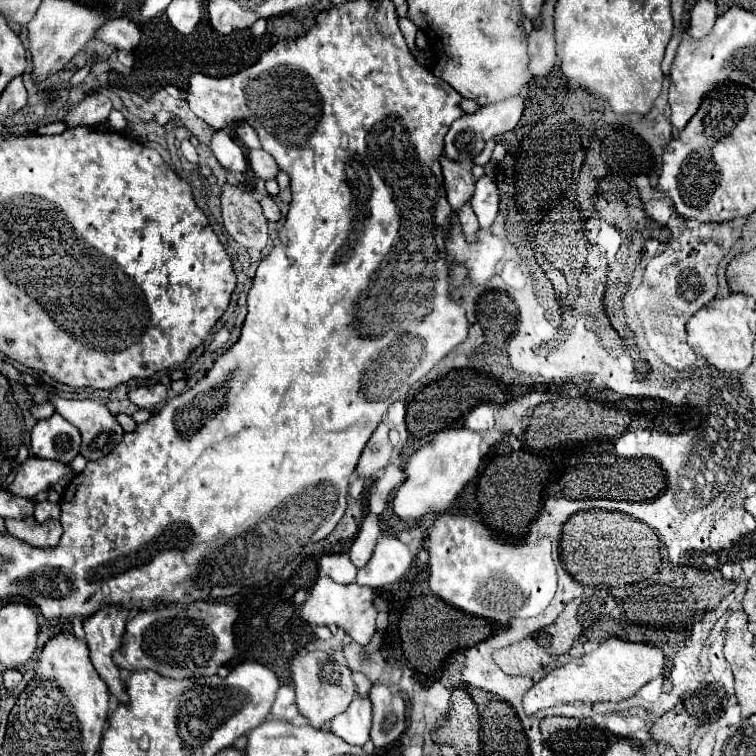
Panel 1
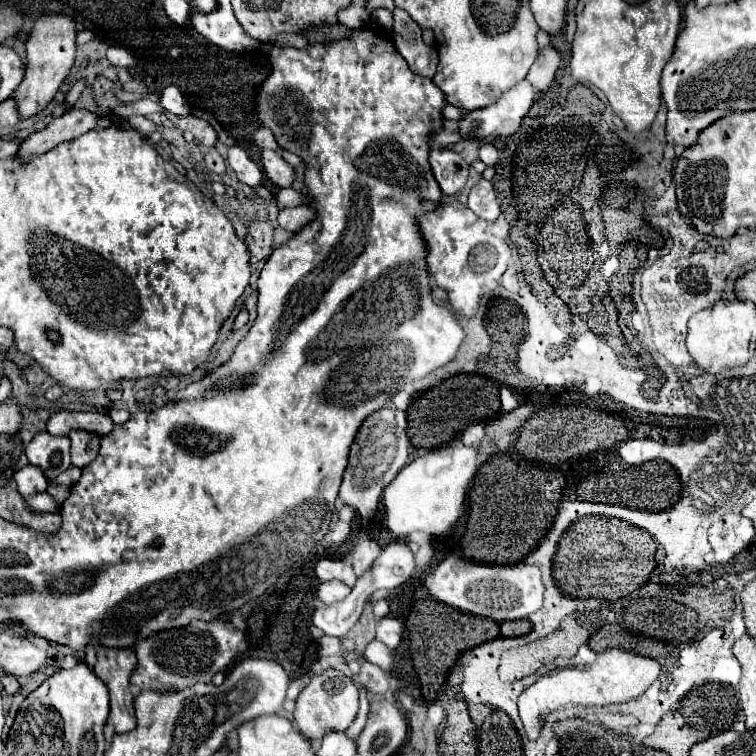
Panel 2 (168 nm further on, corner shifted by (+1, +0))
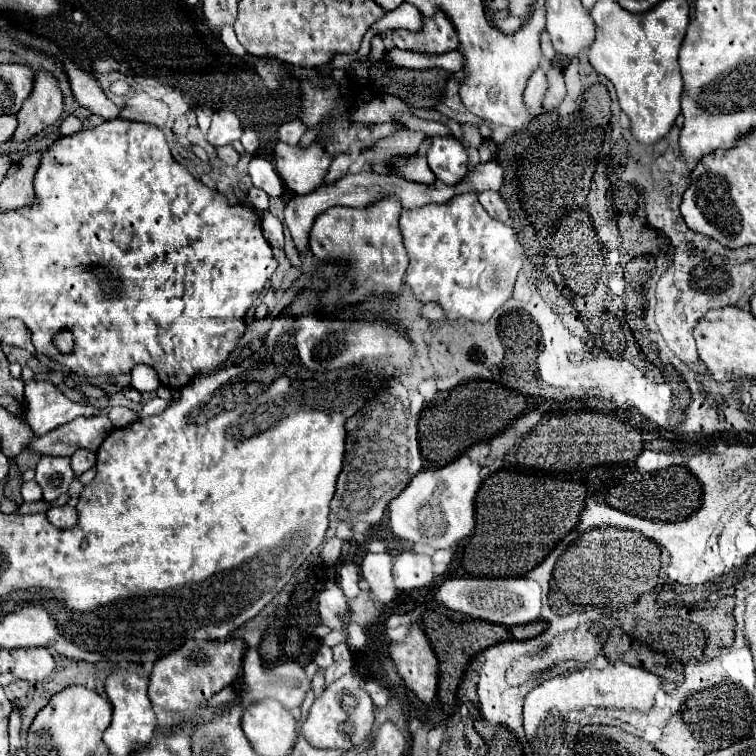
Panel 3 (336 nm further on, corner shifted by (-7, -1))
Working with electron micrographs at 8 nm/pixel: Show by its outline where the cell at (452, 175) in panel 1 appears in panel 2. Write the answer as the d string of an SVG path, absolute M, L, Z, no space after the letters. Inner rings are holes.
M450 148L430 150L430 166L444 194L456 194L464 188L468 178L468 164L458 152Z

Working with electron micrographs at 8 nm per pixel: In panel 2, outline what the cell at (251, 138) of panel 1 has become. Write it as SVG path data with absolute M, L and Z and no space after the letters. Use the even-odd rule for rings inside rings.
M260 128L260 130L254 134L254 142L256 142L260 148L272 148L272 150L280 150L280 148L278 148L278 144L276 144L274 134L272 134L268 128Z

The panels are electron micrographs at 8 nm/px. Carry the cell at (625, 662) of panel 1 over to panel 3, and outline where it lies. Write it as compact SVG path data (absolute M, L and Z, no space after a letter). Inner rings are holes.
M624 661L610 663L606 669L582 669L574 673L564 673L558 677L552 677L538 687L534 687L526 699L524 699L524 731L536 753L544 747L544 741L554 741L554 735L560 731L574 733L566 727L566 717L574 709L584 709L586 705L594 707L610 707L610 709L624 709L632 707L638 711L644 711L648 703L654 699L656 691L660 689L662 679L644 667L634 667Z

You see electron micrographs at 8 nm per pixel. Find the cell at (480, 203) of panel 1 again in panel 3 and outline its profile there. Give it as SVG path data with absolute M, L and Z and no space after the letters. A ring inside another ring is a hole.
M484 191L478 195L480 199L480 205L486 209L486 213L498 221L506 221L508 219L508 209L506 209L506 203L502 201L500 193L496 191Z

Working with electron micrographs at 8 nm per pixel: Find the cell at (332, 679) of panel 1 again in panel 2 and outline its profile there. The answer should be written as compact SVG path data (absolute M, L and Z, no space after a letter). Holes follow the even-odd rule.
M326 670L320 676L312 676L310 684L300 692L294 710L294 722L298 730L310 740L322 740L328 732L344 732L358 714L358 688L340 670Z

